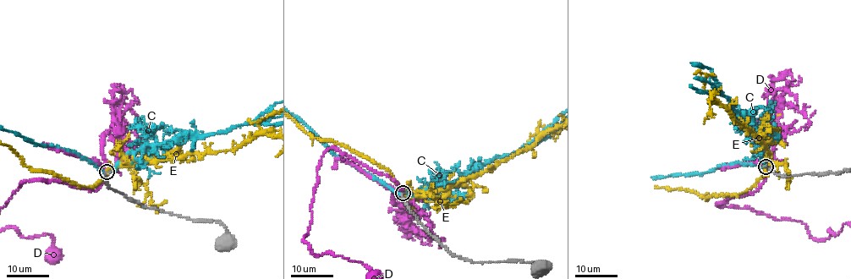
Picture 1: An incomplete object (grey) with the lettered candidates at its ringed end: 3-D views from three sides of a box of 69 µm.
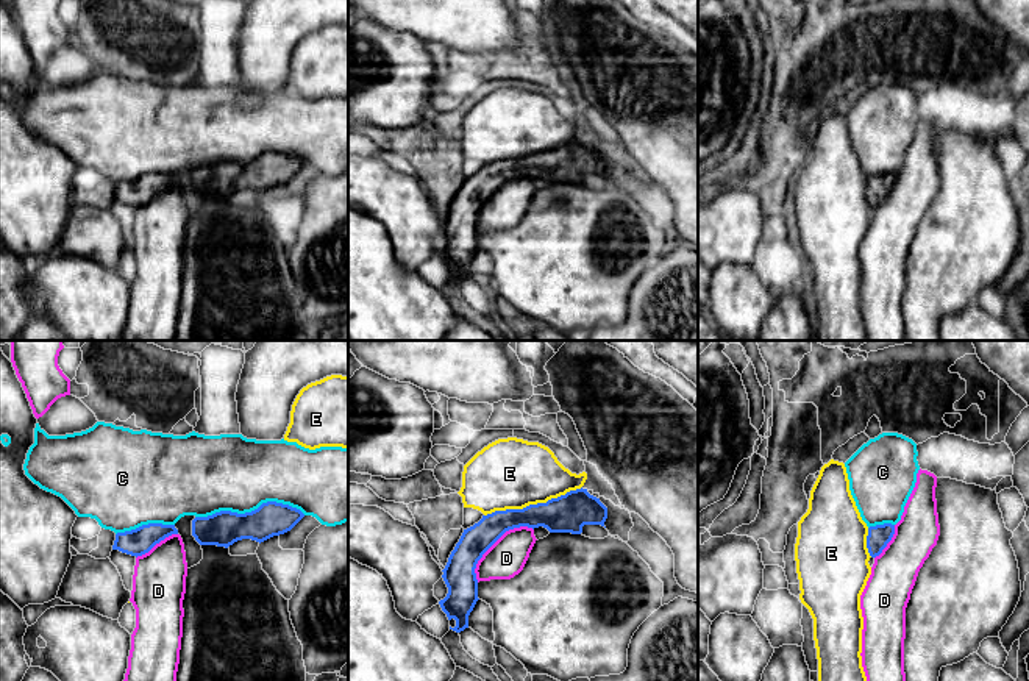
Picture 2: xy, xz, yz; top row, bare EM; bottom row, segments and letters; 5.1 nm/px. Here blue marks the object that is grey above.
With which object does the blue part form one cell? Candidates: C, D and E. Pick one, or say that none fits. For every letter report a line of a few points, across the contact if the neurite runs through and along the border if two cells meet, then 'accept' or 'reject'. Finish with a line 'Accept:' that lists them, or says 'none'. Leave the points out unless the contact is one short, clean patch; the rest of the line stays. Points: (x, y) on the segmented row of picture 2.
C: accept
D: line xz (533, 528), (509, 528), (478, 561), (475, 569), (477, 581); reject
E: line xz (581, 486), (545, 502), (495, 509), (484, 516); reject
Accept: C

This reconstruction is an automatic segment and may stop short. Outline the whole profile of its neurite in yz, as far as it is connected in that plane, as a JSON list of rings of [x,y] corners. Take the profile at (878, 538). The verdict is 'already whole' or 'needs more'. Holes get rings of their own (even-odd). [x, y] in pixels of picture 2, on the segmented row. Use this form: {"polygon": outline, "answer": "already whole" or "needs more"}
{"polygon": [[[882,433],[863,444],[846,462],[849,490],[868,526],[871,558],[895,534],[920,470],[917,444],[898,433]]], "answer": "needs more"}

